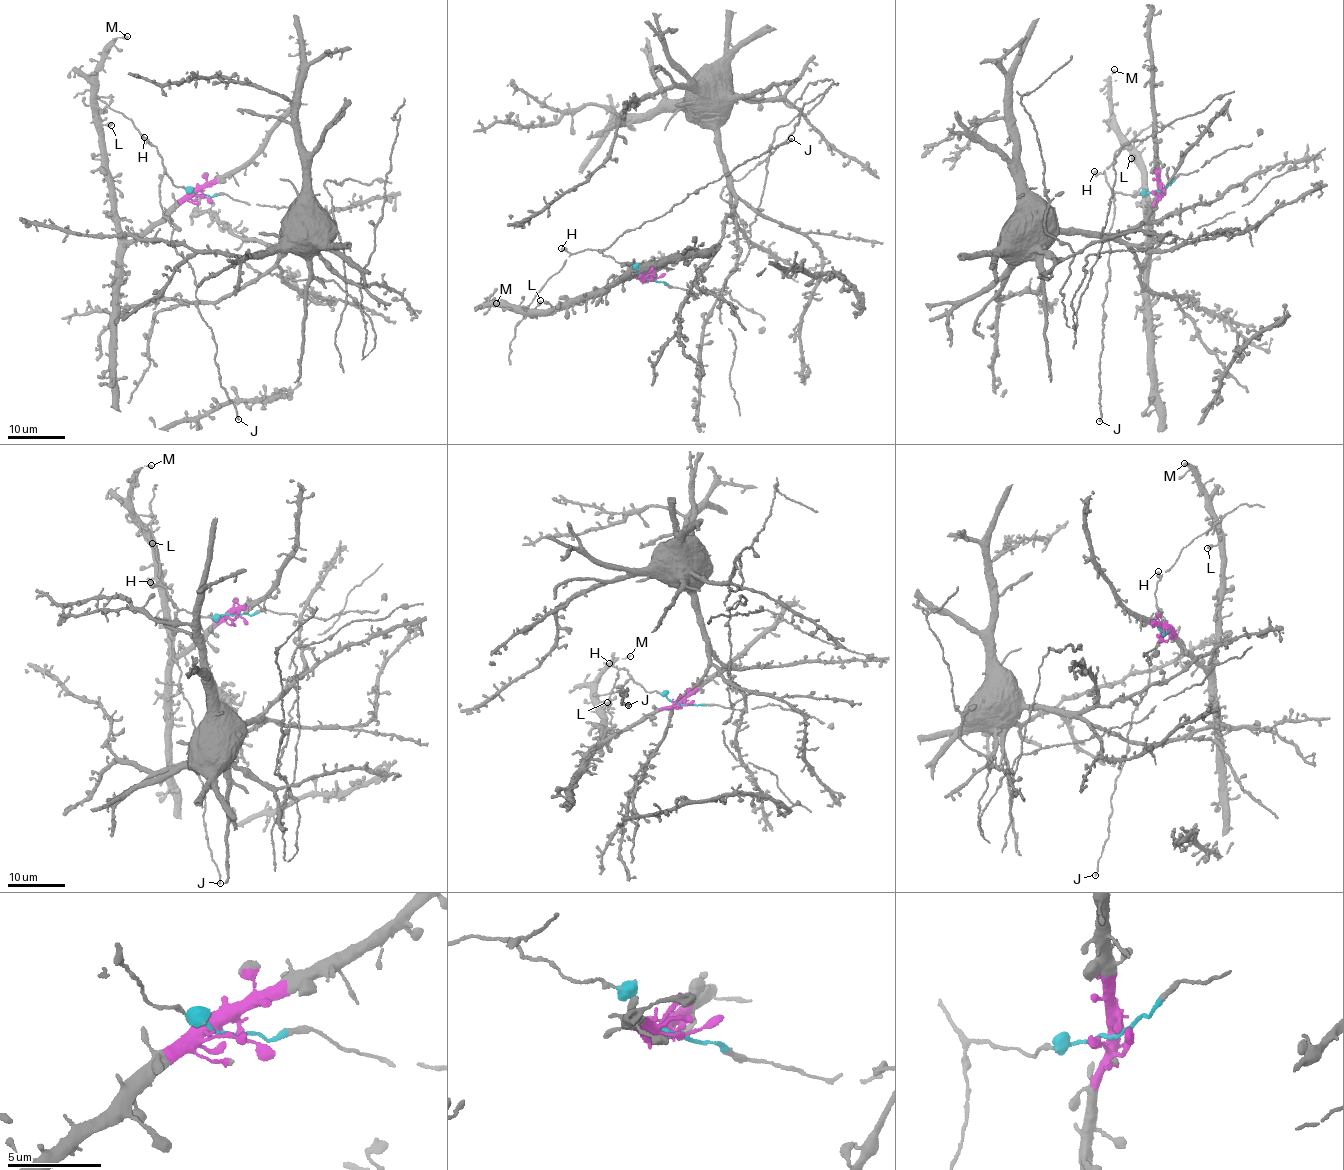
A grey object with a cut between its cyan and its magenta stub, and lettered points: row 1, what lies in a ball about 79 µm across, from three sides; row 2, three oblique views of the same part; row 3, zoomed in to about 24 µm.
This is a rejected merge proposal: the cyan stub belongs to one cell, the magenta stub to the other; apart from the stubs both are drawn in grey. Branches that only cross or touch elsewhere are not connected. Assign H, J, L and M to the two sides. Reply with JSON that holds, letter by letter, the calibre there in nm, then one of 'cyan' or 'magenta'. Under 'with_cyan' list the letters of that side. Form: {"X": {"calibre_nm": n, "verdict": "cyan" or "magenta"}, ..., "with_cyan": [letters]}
{"H": {"calibre_nm": 500, "verdict": "cyan"}, "J": {"calibre_nm": 170, "verdict": "cyan"}, "L": {"calibre_nm": 440, "verdict": "magenta"}, "M": {"calibre_nm": 340, "verdict": "magenta"}, "with_cyan": ["H", "J"]}

